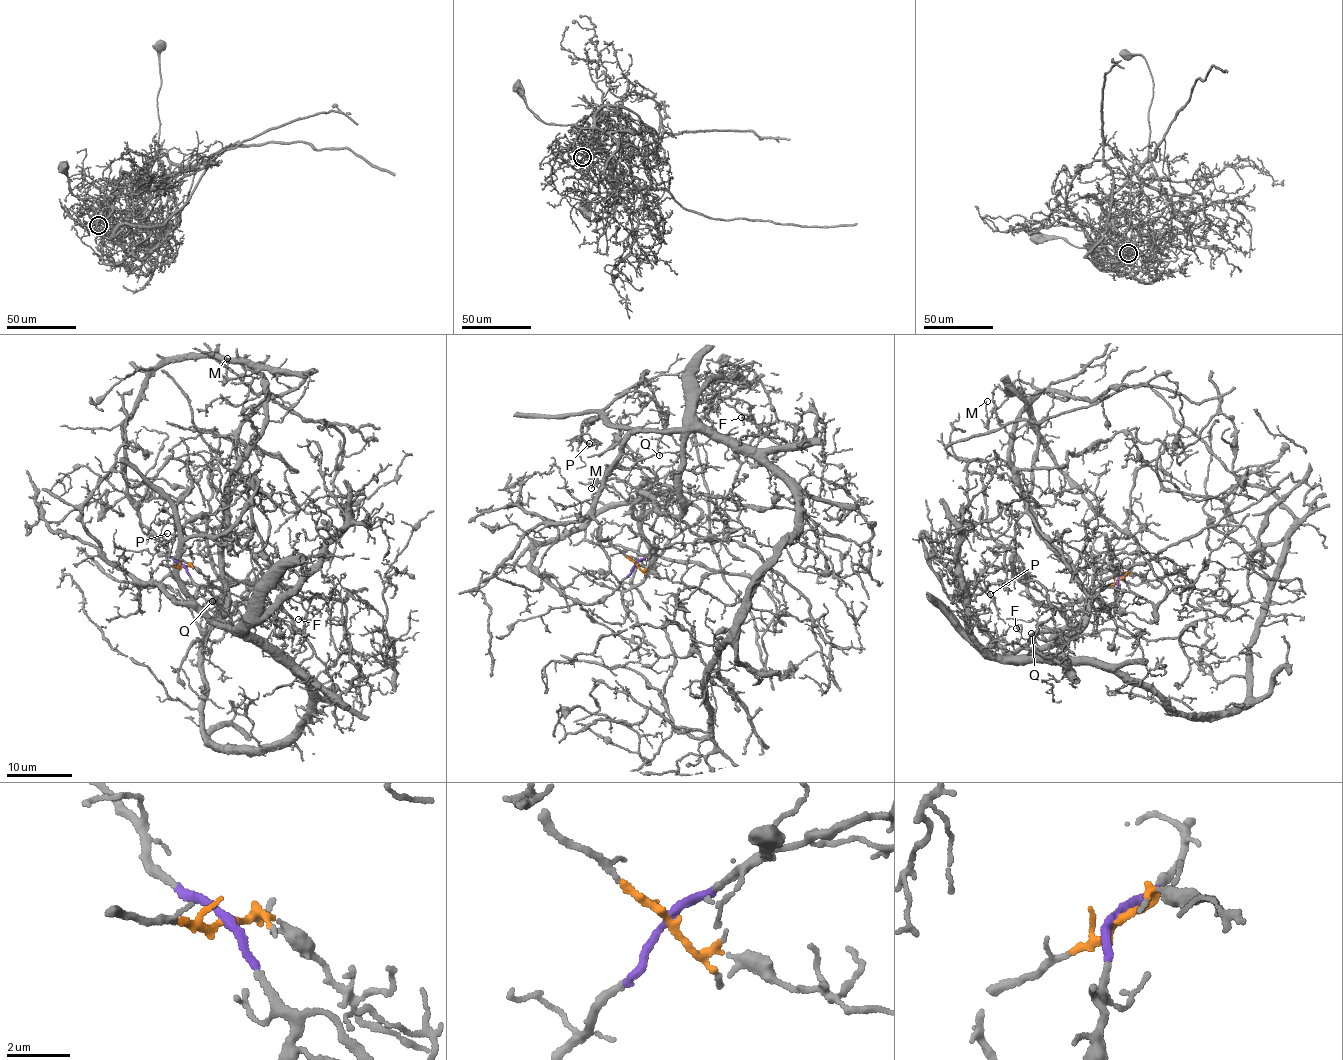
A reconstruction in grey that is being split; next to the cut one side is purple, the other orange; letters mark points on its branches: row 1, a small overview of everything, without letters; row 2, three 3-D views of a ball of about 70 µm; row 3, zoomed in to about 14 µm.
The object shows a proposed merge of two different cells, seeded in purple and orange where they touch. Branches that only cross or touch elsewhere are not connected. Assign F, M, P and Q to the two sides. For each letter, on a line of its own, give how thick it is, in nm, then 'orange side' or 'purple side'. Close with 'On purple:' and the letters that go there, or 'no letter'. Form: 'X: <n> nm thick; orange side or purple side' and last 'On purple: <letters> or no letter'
F: 170 nm thick; orange side
M: 130 nm thick; purple side
P: 120 nm thick; orange side
Q: 100 nm thick; orange side
On purple: M

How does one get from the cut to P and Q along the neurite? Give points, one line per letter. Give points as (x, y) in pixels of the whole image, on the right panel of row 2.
P: (1120, 580), (1094, 594), (1096, 630), (1040, 631), (1015, 650), (968, 607), (973, 581), (995, 606), (990, 594)
Q: (1120, 580), (1094, 594), (1096, 630), (1090, 634), (1040, 631), (1007, 653), (1027, 656), (1037, 647), (1032, 633)

